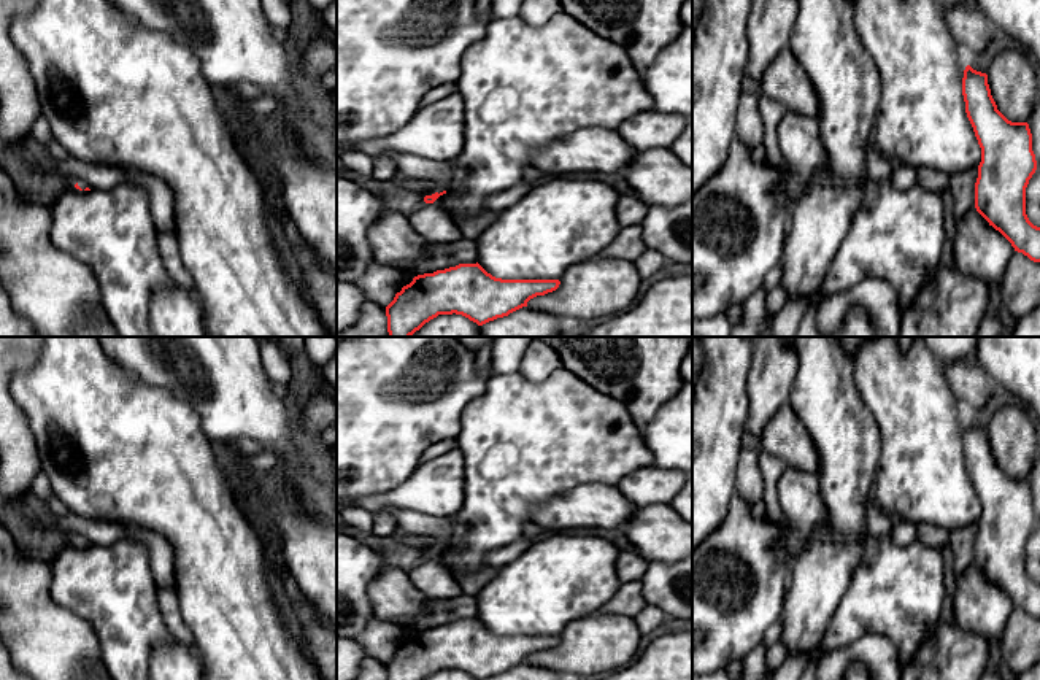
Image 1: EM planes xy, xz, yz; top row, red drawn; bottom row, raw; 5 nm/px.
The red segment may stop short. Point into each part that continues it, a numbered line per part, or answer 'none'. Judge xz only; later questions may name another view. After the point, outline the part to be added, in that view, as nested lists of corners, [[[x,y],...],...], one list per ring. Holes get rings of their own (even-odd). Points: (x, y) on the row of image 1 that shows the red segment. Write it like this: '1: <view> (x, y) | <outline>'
1: xz (410, 166) | [[[394,149],[384,151],[379,156],[392,157],[403,178],[421,181],[430,180],[435,184],[435,192],[438,194],[448,189],[453,172],[451,160],[435,162],[413,154],[397,153]]]

